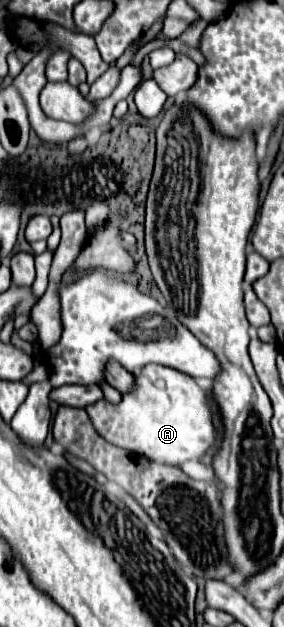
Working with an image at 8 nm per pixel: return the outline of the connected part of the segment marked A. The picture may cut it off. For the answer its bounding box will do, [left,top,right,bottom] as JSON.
[86,364,216,466]

